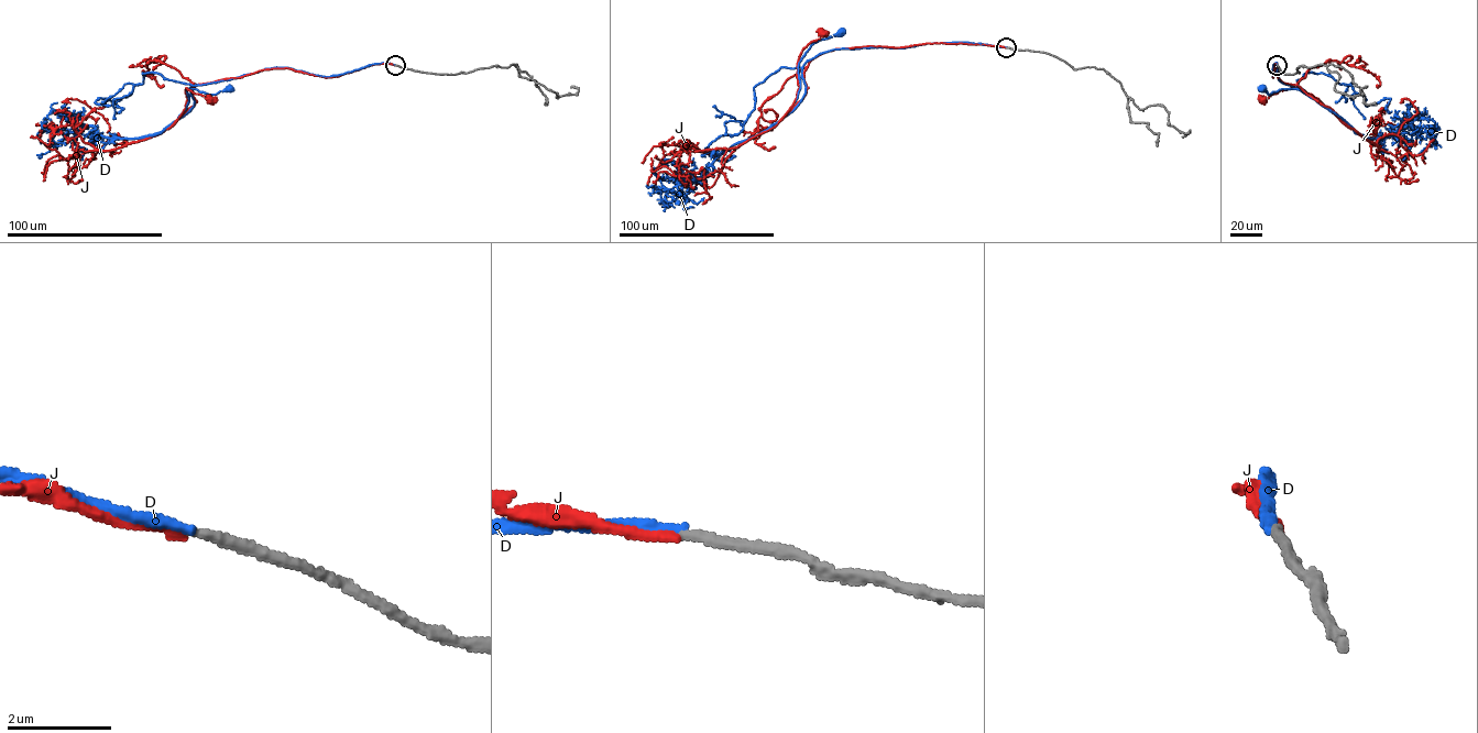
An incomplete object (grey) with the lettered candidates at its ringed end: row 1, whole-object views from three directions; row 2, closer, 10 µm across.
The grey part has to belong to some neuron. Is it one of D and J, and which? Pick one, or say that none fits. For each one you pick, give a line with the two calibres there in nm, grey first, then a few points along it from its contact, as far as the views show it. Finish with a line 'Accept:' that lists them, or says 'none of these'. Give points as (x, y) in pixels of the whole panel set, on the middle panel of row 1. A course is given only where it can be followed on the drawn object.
D: 190/240 nm | via (1006, 47), (937, 43), (820, 53), (803, 66), (805, 94), (790, 112), (798, 63), (811, 44), (840, 31)
Accept: D

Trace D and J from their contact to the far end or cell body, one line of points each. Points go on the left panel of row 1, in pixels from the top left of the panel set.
D: (395, 65), (328, 76), (274, 67), (192, 85), (194, 106), (178, 118), (187, 88), (229, 88)
J: (395, 65), (325, 77), (265, 69), (197, 85), (195, 105), (174, 124), (185, 109), (186, 88), (210, 100)

